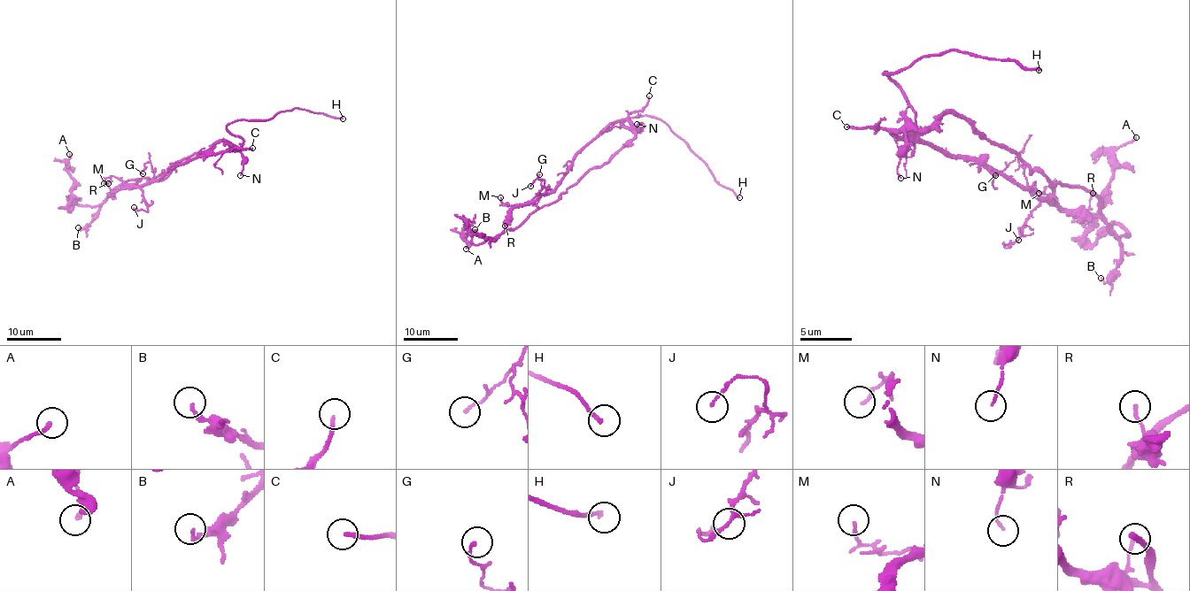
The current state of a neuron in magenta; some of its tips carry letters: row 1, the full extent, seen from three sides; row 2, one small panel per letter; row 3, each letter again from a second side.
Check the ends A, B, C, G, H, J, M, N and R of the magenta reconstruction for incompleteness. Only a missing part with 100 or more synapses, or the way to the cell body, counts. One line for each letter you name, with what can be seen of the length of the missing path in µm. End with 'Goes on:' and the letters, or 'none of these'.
H: about 15 µm are missing
Goes on: H

